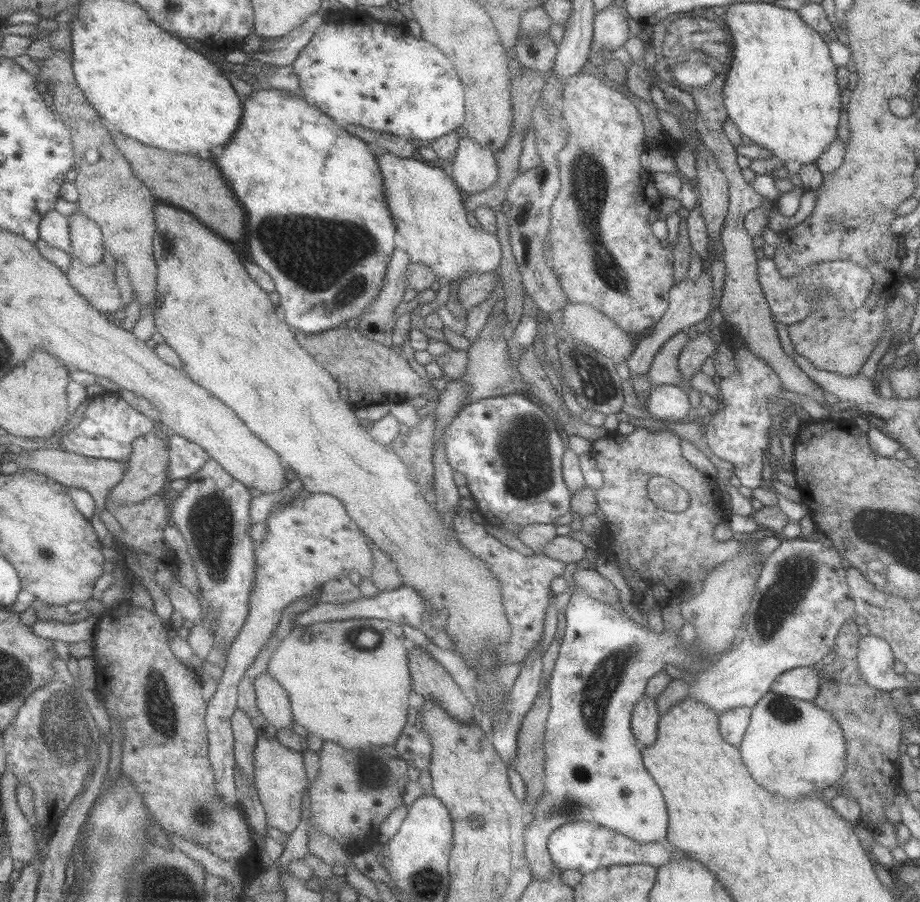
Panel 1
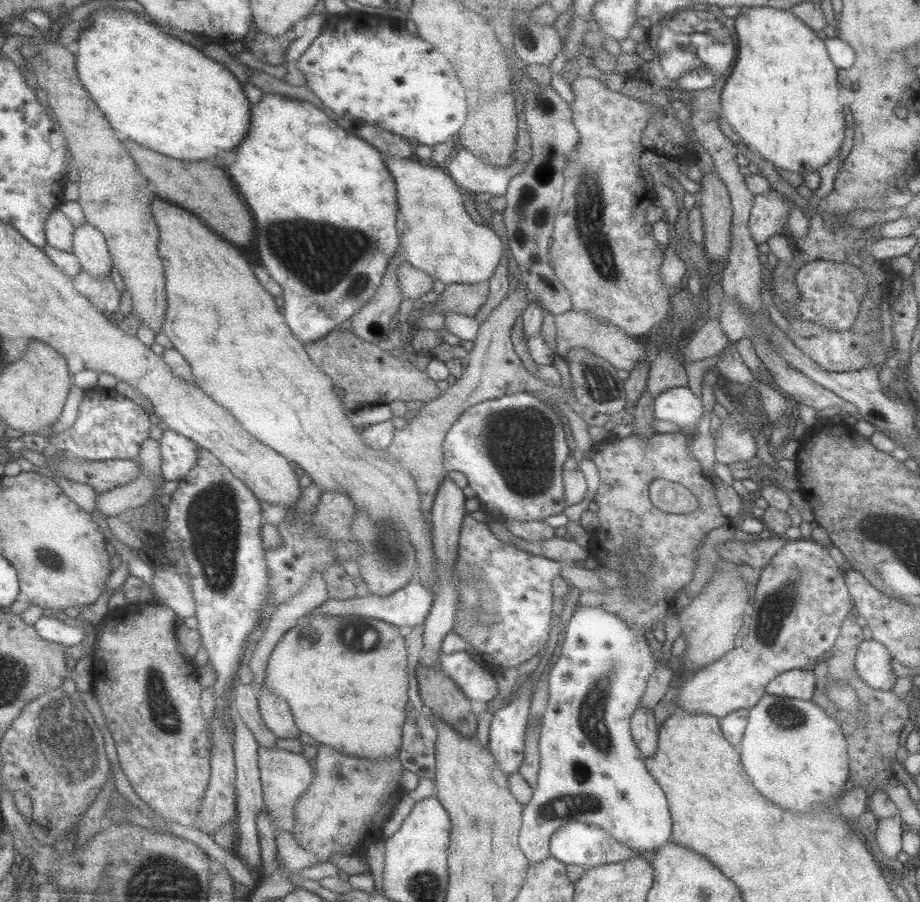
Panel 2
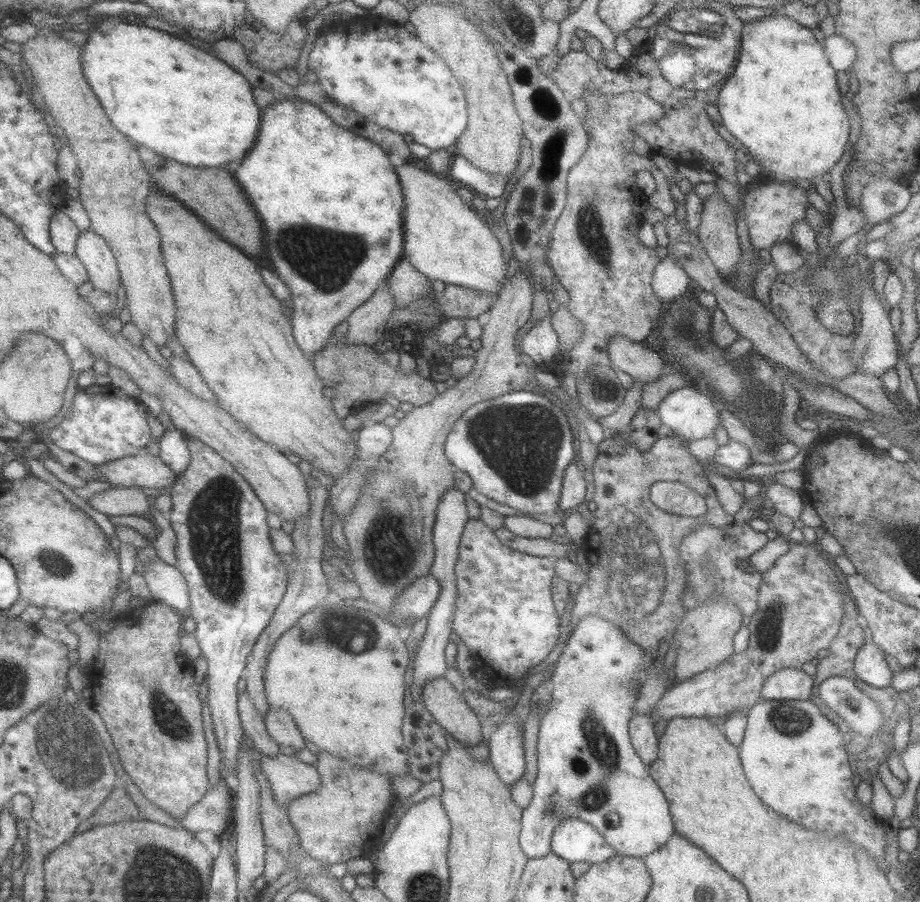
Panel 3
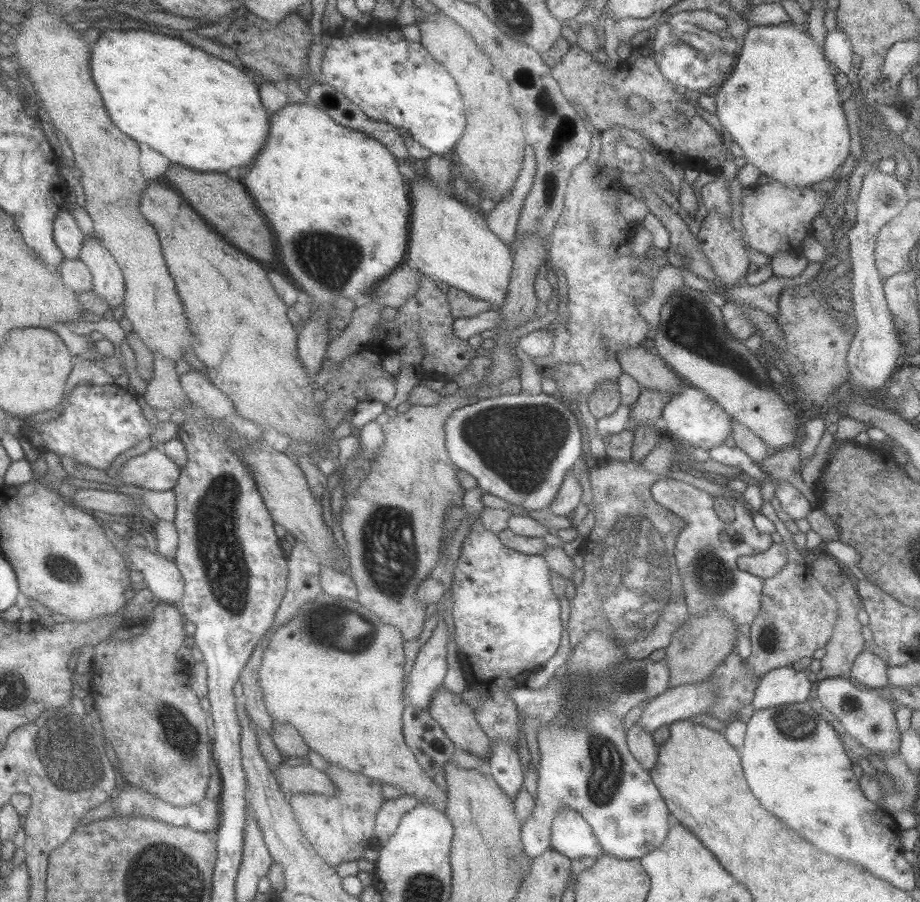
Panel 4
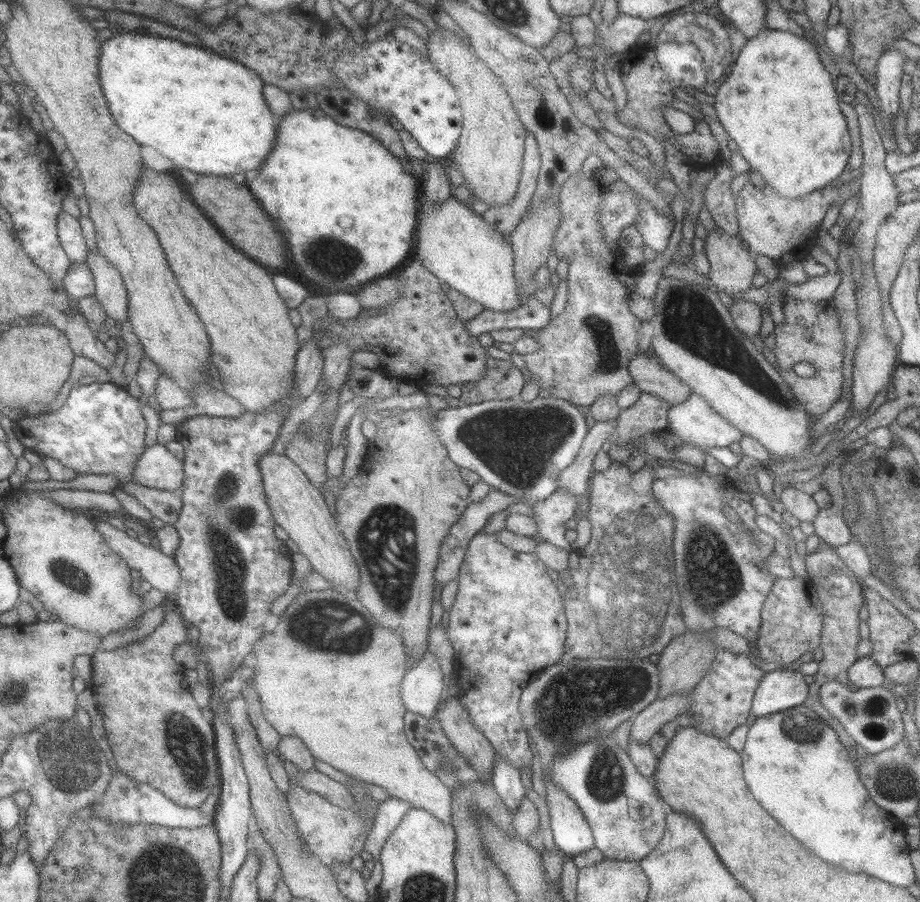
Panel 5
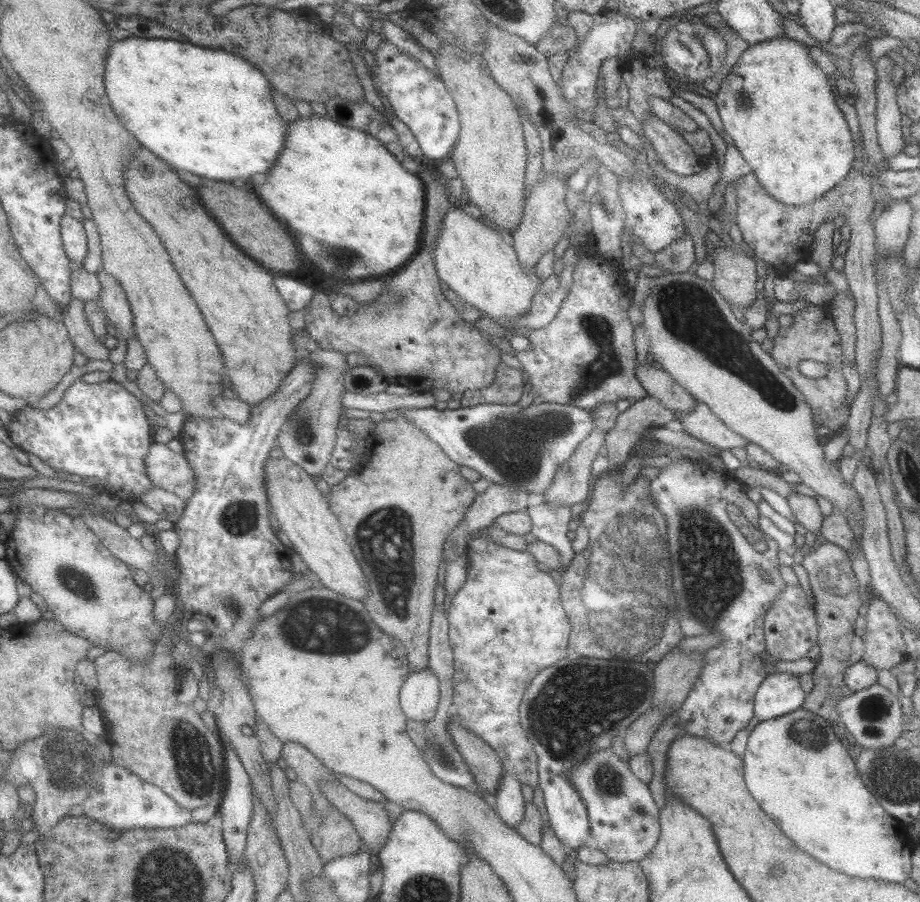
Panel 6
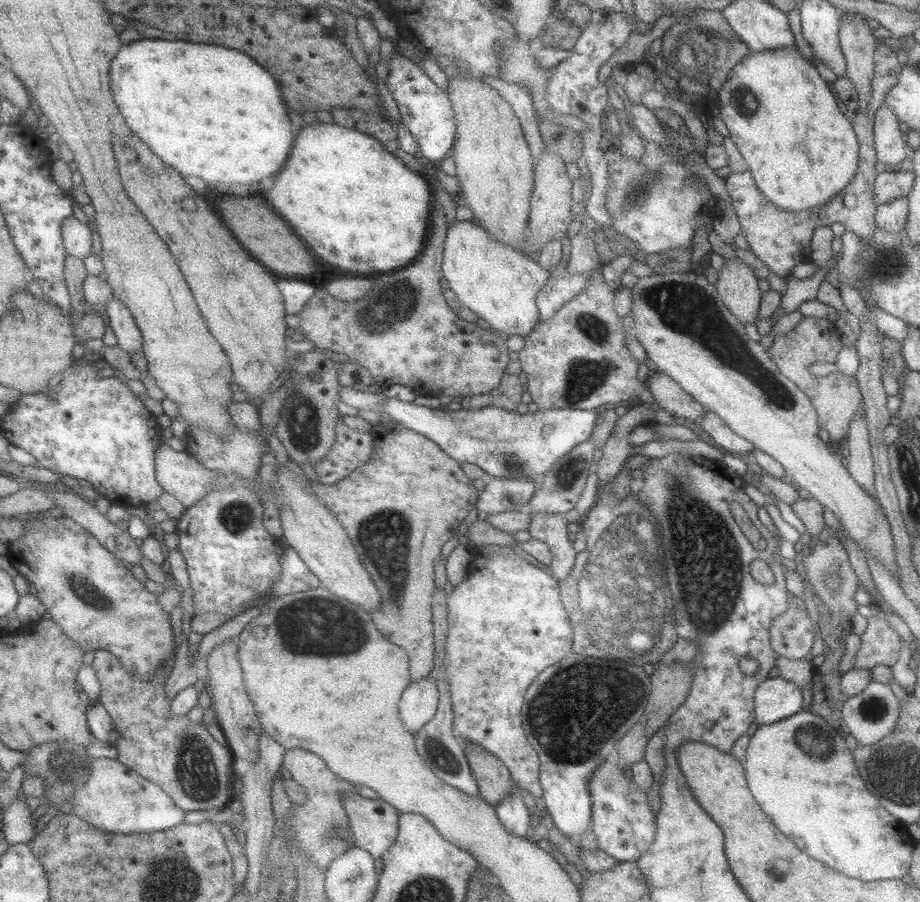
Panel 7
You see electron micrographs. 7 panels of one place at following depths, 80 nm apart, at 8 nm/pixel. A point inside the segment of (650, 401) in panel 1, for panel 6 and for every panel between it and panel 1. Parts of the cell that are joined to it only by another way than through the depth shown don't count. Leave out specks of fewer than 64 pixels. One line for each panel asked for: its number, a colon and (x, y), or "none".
2: (677, 405)
3: (687, 412)
4: (694, 420)
5: (693, 421)
6: (700, 423)

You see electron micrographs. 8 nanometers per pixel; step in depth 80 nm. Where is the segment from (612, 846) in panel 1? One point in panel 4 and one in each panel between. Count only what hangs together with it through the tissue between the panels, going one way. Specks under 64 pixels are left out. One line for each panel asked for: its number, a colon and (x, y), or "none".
2: (575, 843)
3: (573, 840)
4: (571, 836)

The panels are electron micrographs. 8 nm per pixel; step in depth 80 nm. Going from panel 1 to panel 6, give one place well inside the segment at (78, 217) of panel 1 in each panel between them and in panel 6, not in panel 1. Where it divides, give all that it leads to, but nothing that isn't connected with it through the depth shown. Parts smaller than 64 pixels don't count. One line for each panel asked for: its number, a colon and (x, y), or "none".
2: (90, 245)
3: (94, 250)
4: (109, 281)
5: (111, 290)
6: (113, 298)

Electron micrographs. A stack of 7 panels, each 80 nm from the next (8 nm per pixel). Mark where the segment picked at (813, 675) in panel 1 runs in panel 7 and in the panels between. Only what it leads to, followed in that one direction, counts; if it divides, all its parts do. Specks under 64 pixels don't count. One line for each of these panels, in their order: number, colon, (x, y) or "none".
2: (799, 684)
3: (788, 684)
4: (784, 685)
5: (783, 688)
6: (777, 694)
7: (775, 699)

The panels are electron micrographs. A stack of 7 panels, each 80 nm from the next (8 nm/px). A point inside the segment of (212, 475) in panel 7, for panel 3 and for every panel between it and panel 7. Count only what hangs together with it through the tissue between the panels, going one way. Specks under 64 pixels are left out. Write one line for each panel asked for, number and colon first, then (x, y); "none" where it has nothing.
3: (143, 470)
4: (152, 469)
5: (158, 468)
6: (169, 470)

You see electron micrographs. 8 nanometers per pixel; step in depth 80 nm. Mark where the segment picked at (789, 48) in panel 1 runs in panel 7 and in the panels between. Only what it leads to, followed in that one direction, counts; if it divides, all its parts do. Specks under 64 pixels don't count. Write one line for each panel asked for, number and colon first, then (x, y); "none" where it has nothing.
2: (781, 96)
3: (781, 102)
4: (779, 103)
5: (778, 104)
6: (777, 106)
7: (800, 149)

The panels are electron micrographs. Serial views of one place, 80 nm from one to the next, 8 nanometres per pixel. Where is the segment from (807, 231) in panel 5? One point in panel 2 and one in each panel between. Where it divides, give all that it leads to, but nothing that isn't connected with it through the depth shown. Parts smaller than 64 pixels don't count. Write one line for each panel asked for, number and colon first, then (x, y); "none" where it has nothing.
2: (769, 211)
3: (771, 209)
4: (775, 218)

